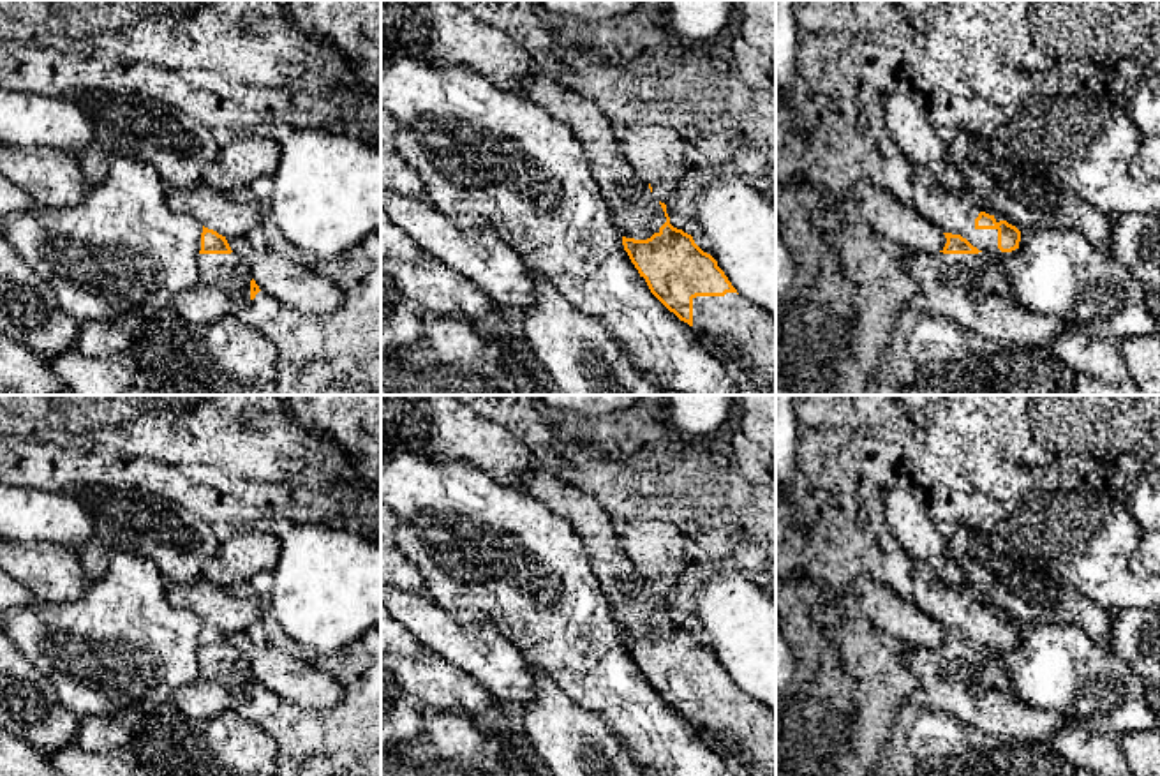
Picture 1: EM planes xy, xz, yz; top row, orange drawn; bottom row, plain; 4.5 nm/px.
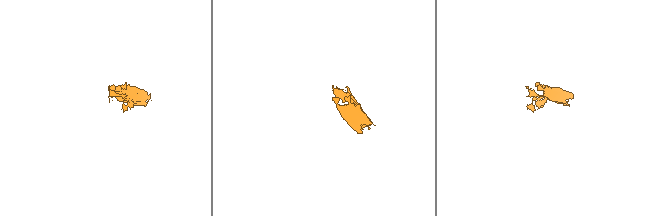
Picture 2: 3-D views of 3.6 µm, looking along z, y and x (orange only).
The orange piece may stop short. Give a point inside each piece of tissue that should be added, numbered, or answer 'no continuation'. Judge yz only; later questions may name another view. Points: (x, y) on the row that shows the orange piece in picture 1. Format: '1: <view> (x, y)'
1: yz (949, 212)

